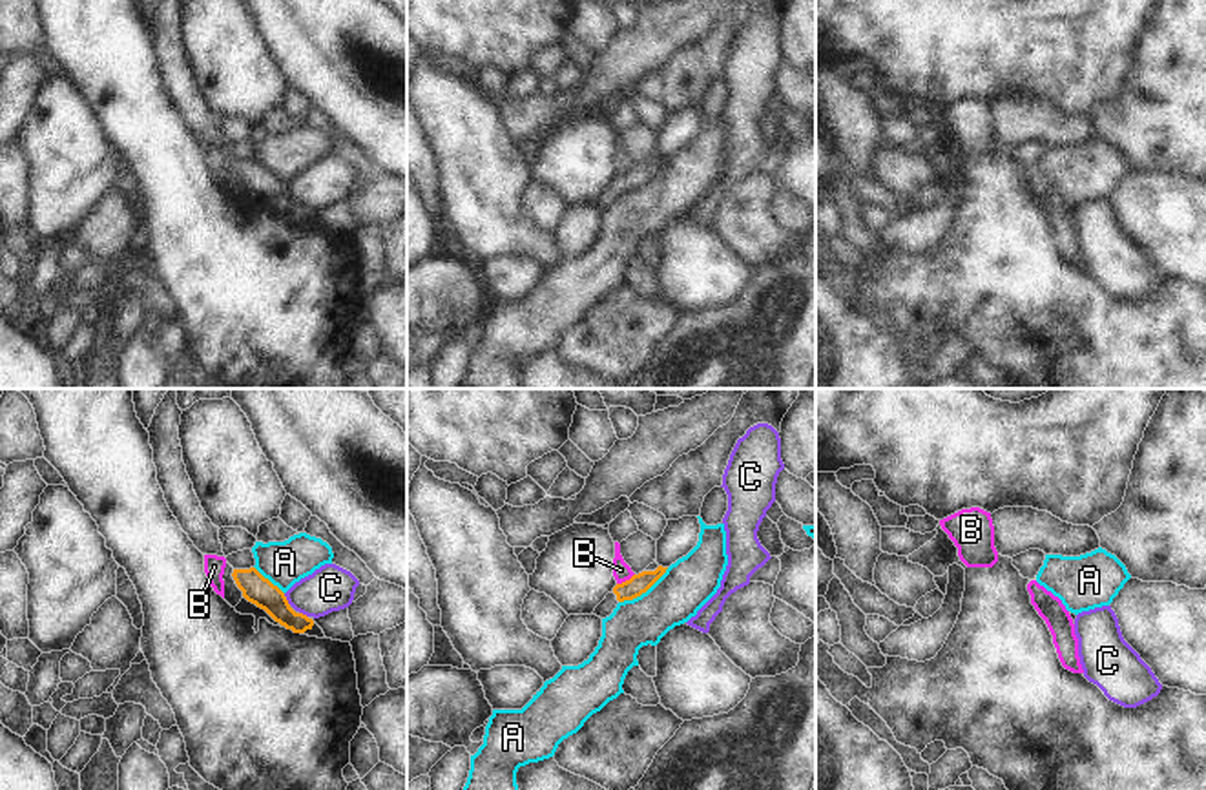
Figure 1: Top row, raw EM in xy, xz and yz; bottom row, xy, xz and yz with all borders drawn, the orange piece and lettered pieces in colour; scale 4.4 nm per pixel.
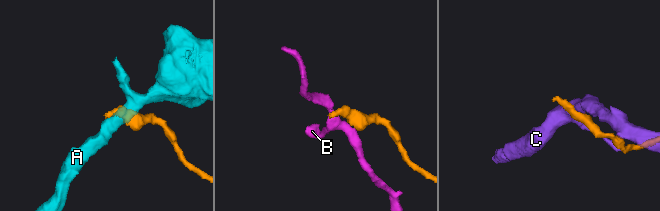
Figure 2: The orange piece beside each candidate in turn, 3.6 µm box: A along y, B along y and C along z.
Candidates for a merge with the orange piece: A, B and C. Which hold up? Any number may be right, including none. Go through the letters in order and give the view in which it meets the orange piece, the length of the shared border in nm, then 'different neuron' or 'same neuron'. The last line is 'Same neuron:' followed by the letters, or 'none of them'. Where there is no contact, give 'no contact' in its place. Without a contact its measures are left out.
A: contact in xz; length 280 nm; different neuron
B: contact in xz; length 90 nm; different neuron
C: contact in xy; length 70 nm; different neuron
Same neuron: none of them

